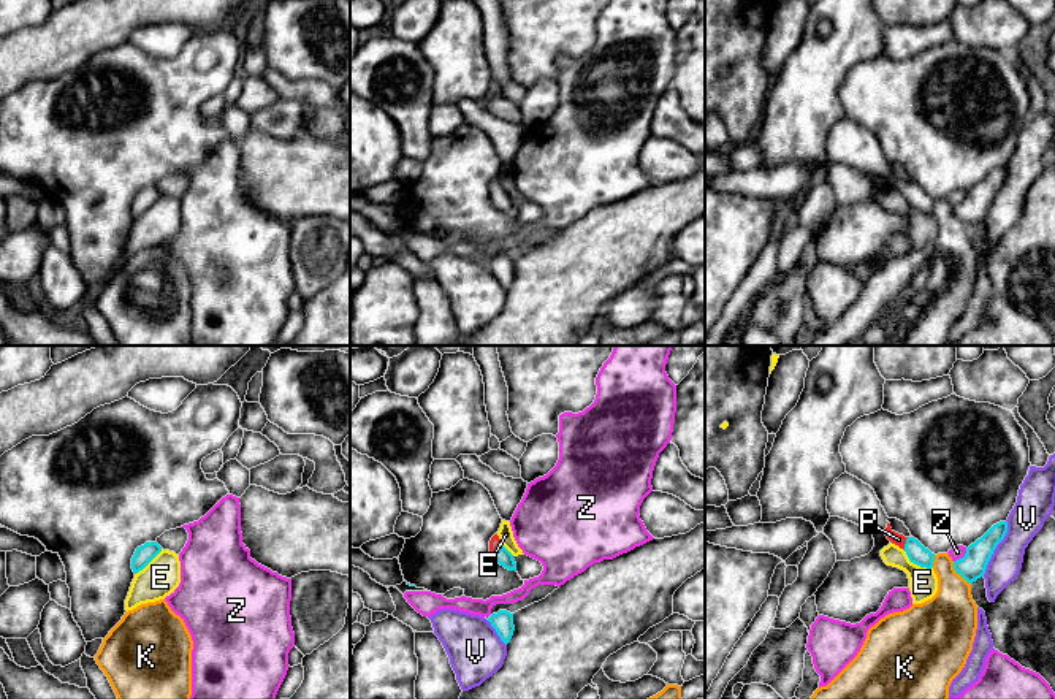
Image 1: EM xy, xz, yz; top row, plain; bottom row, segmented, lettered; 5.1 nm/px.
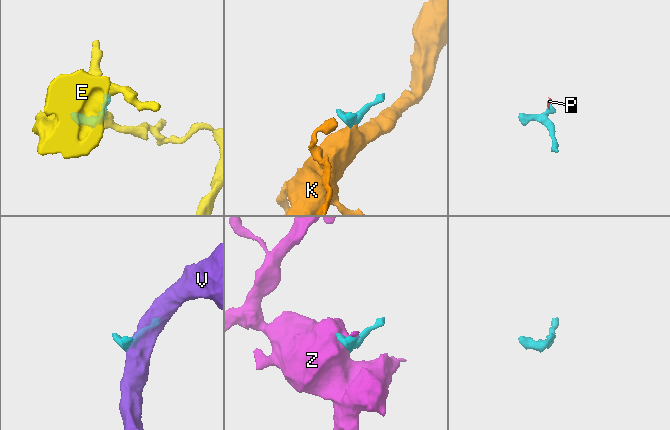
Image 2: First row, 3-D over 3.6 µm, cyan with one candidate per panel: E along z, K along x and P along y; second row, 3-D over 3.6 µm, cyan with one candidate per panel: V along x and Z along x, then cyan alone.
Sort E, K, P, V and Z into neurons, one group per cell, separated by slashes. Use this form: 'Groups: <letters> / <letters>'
Groups: E / K / P / V / Z

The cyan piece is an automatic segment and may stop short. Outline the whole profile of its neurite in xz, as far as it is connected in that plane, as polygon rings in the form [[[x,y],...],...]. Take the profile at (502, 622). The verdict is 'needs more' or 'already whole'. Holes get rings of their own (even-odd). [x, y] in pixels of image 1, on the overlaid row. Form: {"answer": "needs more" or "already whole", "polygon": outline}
{"answer": "already whole", "polygon": [[[499,610],[497,613],[493,613],[488,621],[496,629],[501,640],[507,645],[513,636],[515,626],[513,626],[513,613],[507,610]]]}

